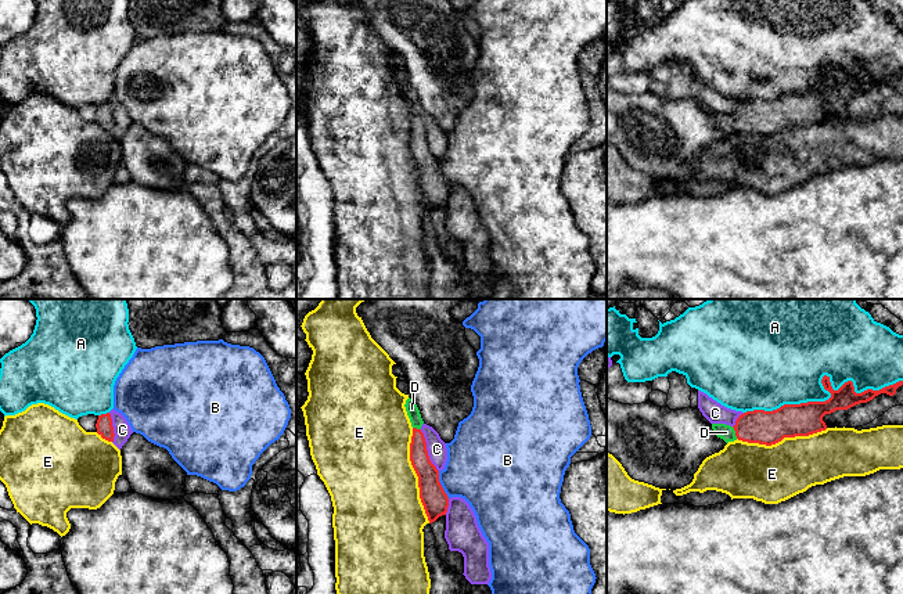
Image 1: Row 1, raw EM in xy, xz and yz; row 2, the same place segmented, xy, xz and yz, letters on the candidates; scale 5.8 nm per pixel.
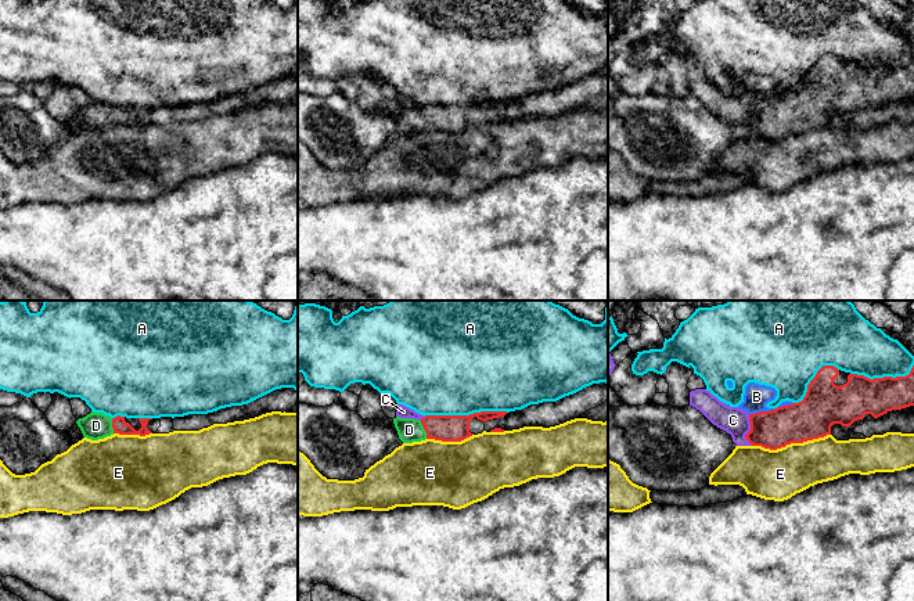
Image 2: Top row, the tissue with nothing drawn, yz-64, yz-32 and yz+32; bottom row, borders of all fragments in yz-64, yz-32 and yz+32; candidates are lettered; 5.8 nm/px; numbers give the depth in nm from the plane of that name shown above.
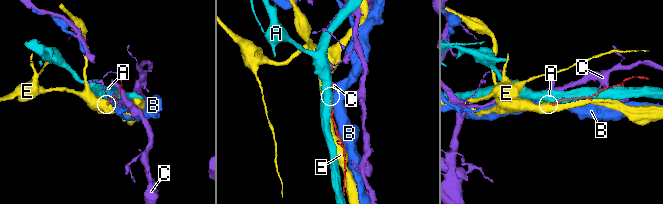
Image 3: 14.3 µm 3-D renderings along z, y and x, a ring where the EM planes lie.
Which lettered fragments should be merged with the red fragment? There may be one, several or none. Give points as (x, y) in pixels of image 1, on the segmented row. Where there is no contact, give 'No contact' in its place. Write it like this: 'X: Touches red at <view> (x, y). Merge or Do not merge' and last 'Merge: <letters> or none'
A: Touches red at yz (823, 385). Do not merge
B: Touches red at xz (441, 485). Do not merge
C: Touches red at xz (427, 450). Do not merge
D: Touches red at yz (736, 432). Merge
E: Touches red at xz (417, 475). Do not merge
Merge: D

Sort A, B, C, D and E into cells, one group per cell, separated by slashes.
A / B / C / D / E

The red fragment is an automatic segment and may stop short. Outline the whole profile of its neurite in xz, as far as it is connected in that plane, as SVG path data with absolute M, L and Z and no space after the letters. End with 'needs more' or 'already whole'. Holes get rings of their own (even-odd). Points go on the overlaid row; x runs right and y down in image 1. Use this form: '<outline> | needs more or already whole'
M413 399L406 400L406 411L413 426L410 443L410 461L418 476L420 498L424 505L429 523L446 515L449 497L439 482L439 471L431 462L427 442L421 426L424 424L420 410Z | needs more

